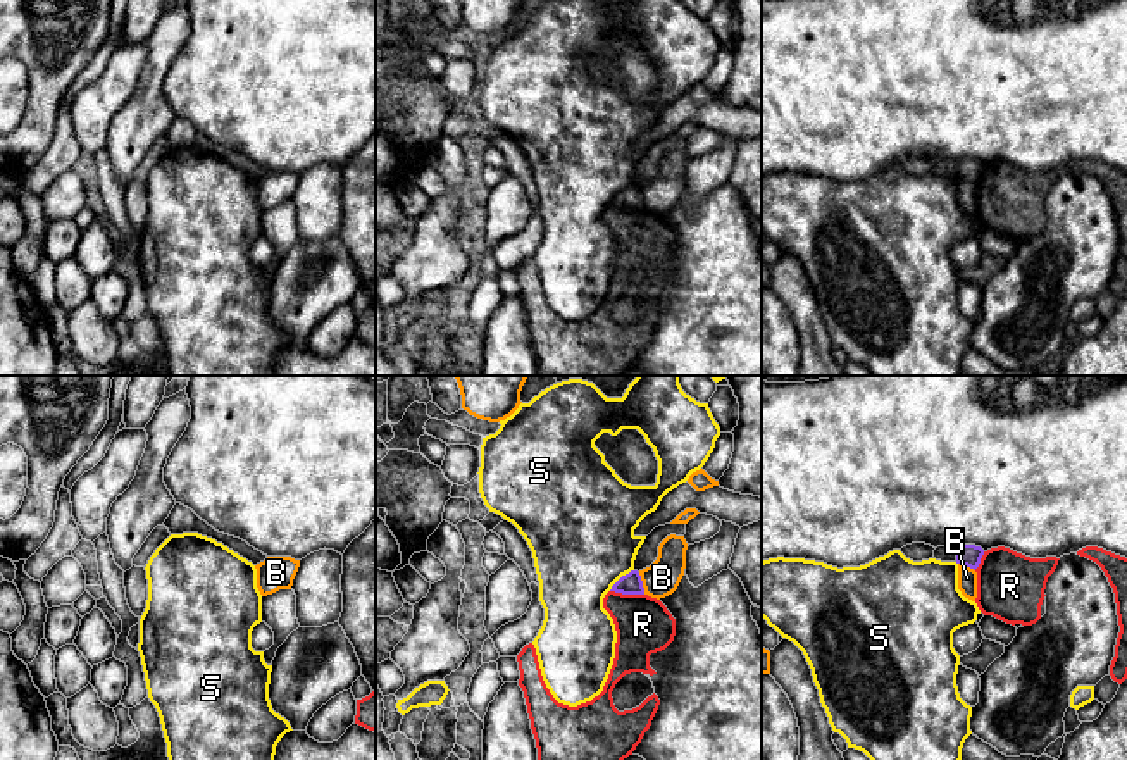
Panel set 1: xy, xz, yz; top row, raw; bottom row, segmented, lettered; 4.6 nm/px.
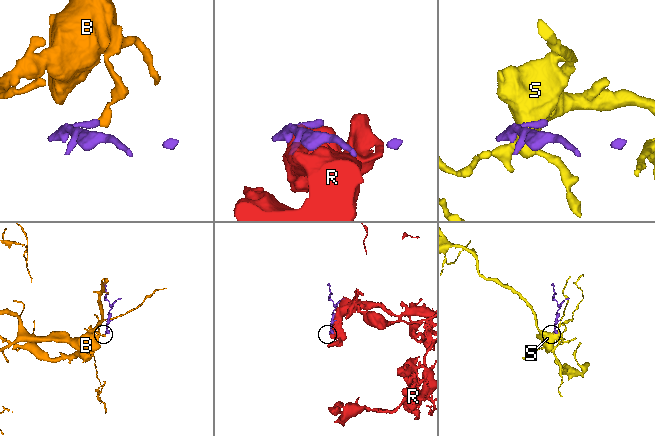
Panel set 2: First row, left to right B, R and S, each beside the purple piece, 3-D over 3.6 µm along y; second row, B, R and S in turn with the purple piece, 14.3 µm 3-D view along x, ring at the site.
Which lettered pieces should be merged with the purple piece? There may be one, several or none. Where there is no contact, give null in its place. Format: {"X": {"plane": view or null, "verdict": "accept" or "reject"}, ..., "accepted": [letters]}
{"B": {"plane": "xz", "verdict": "reject"}, "R": {"plane": "xz", "verdict": "reject"}, "S": {"plane": "xz", "verdict": "reject"}, "accepted": []}

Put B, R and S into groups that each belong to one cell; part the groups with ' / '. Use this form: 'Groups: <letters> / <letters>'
Groups: B / R / S

